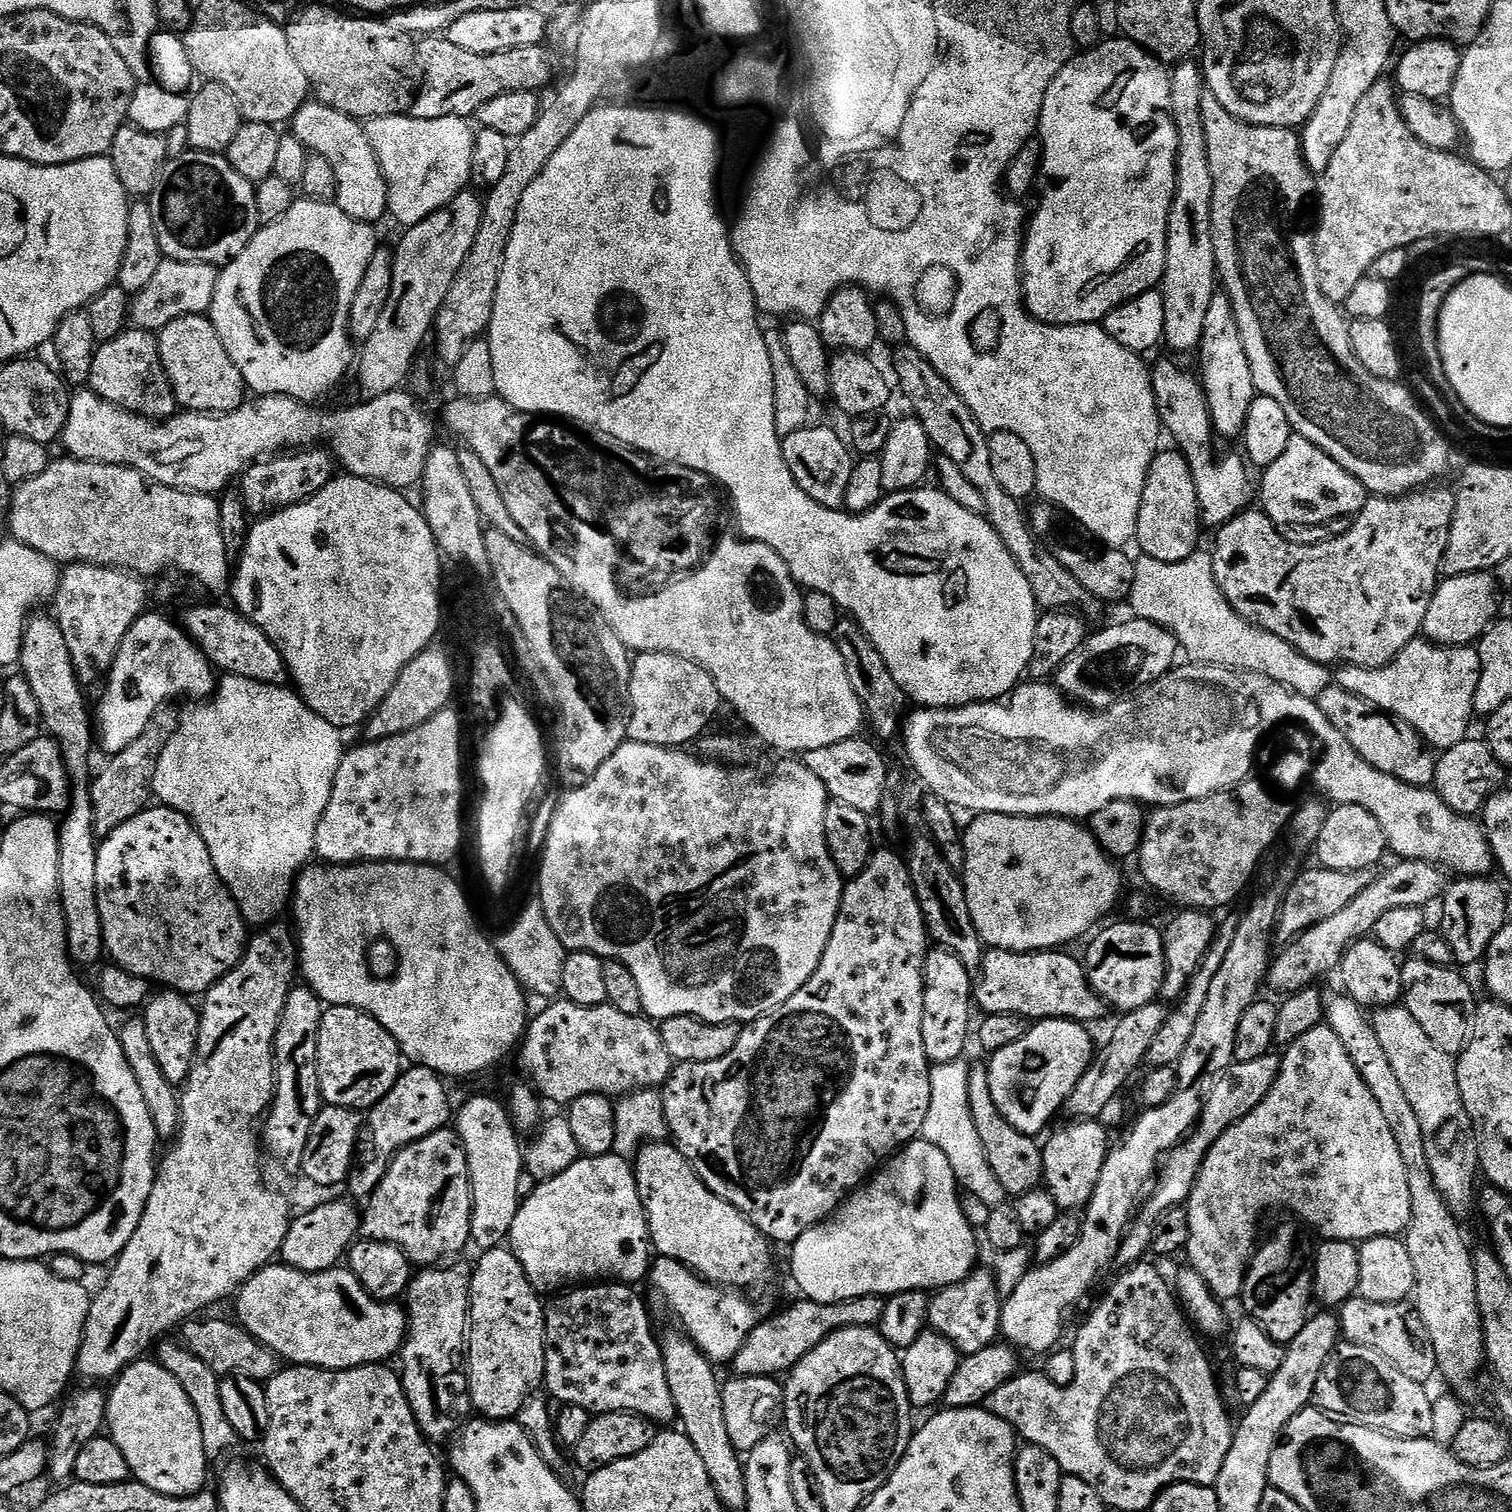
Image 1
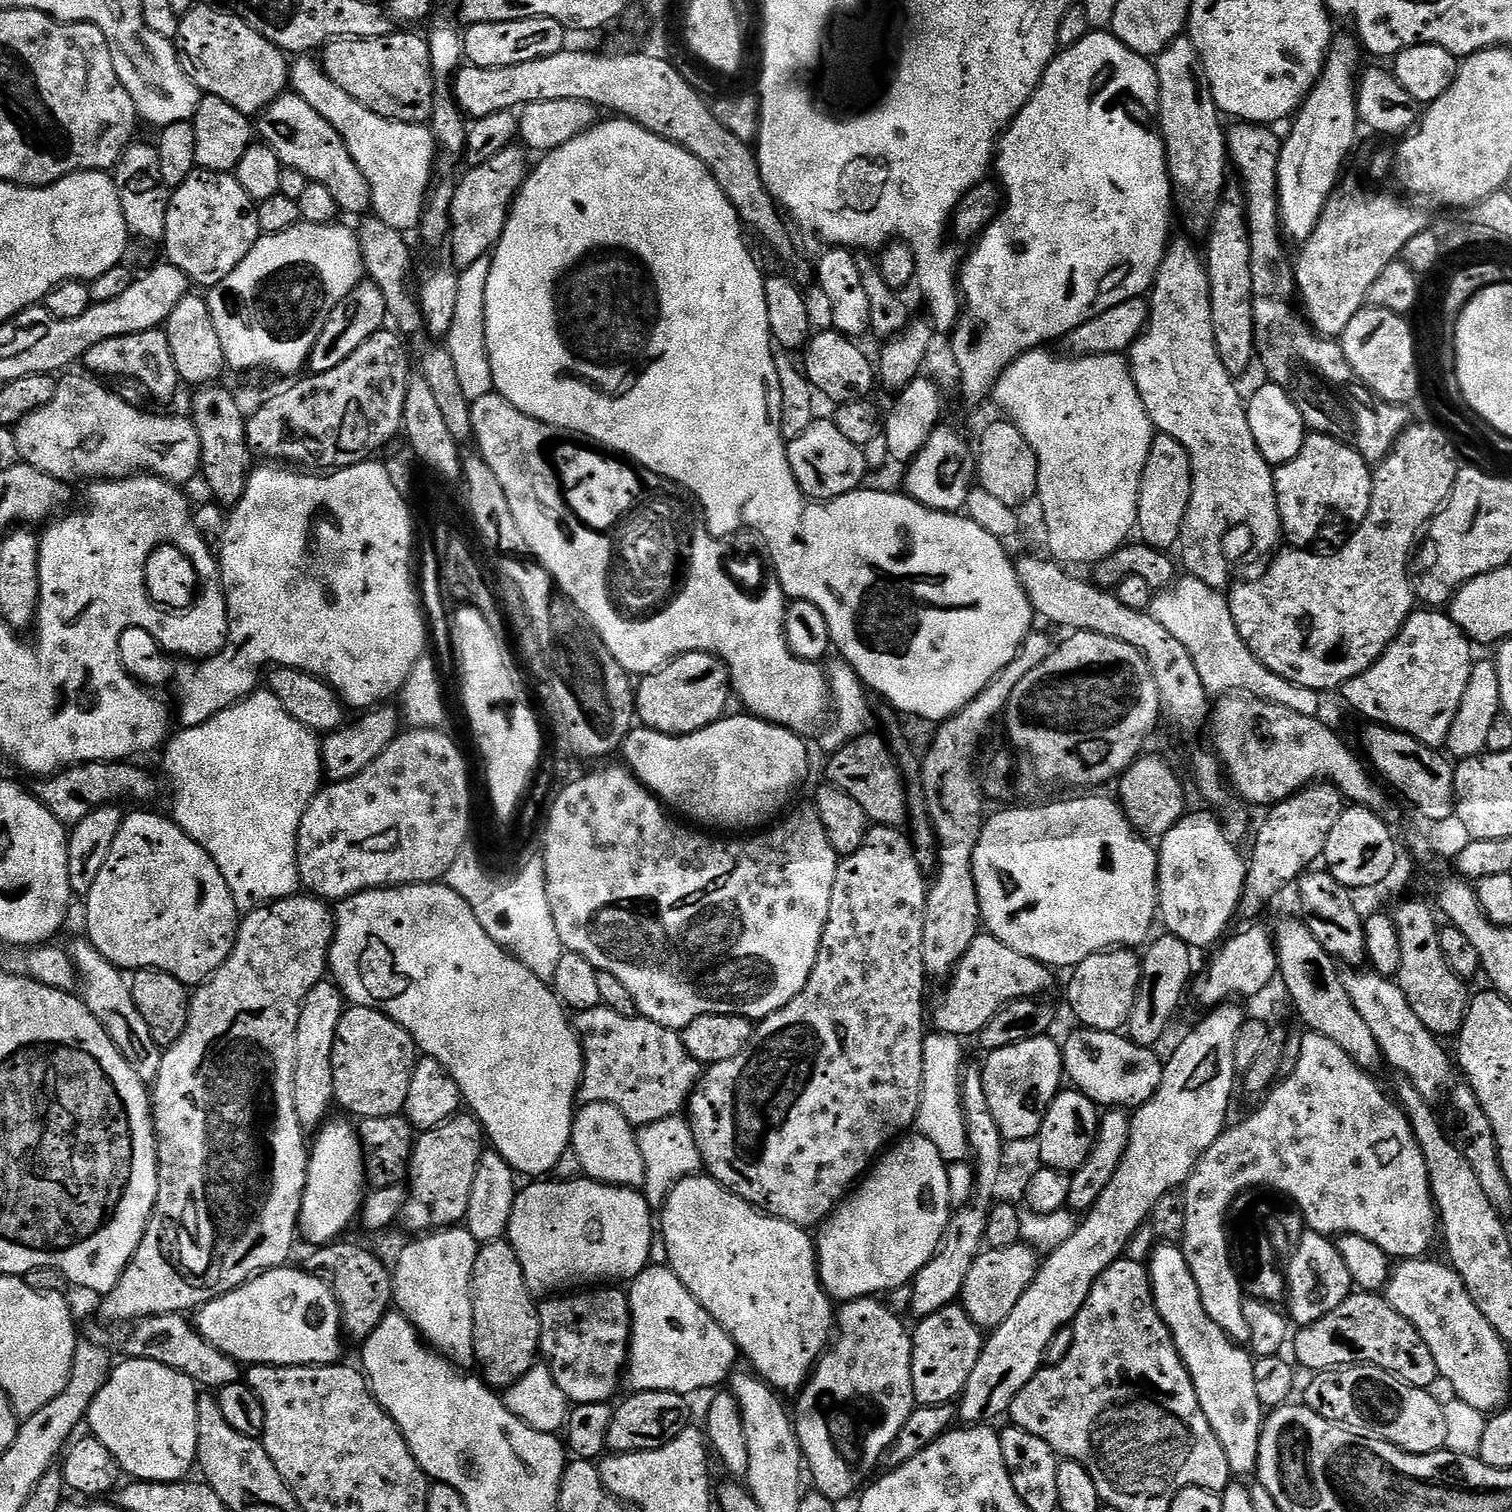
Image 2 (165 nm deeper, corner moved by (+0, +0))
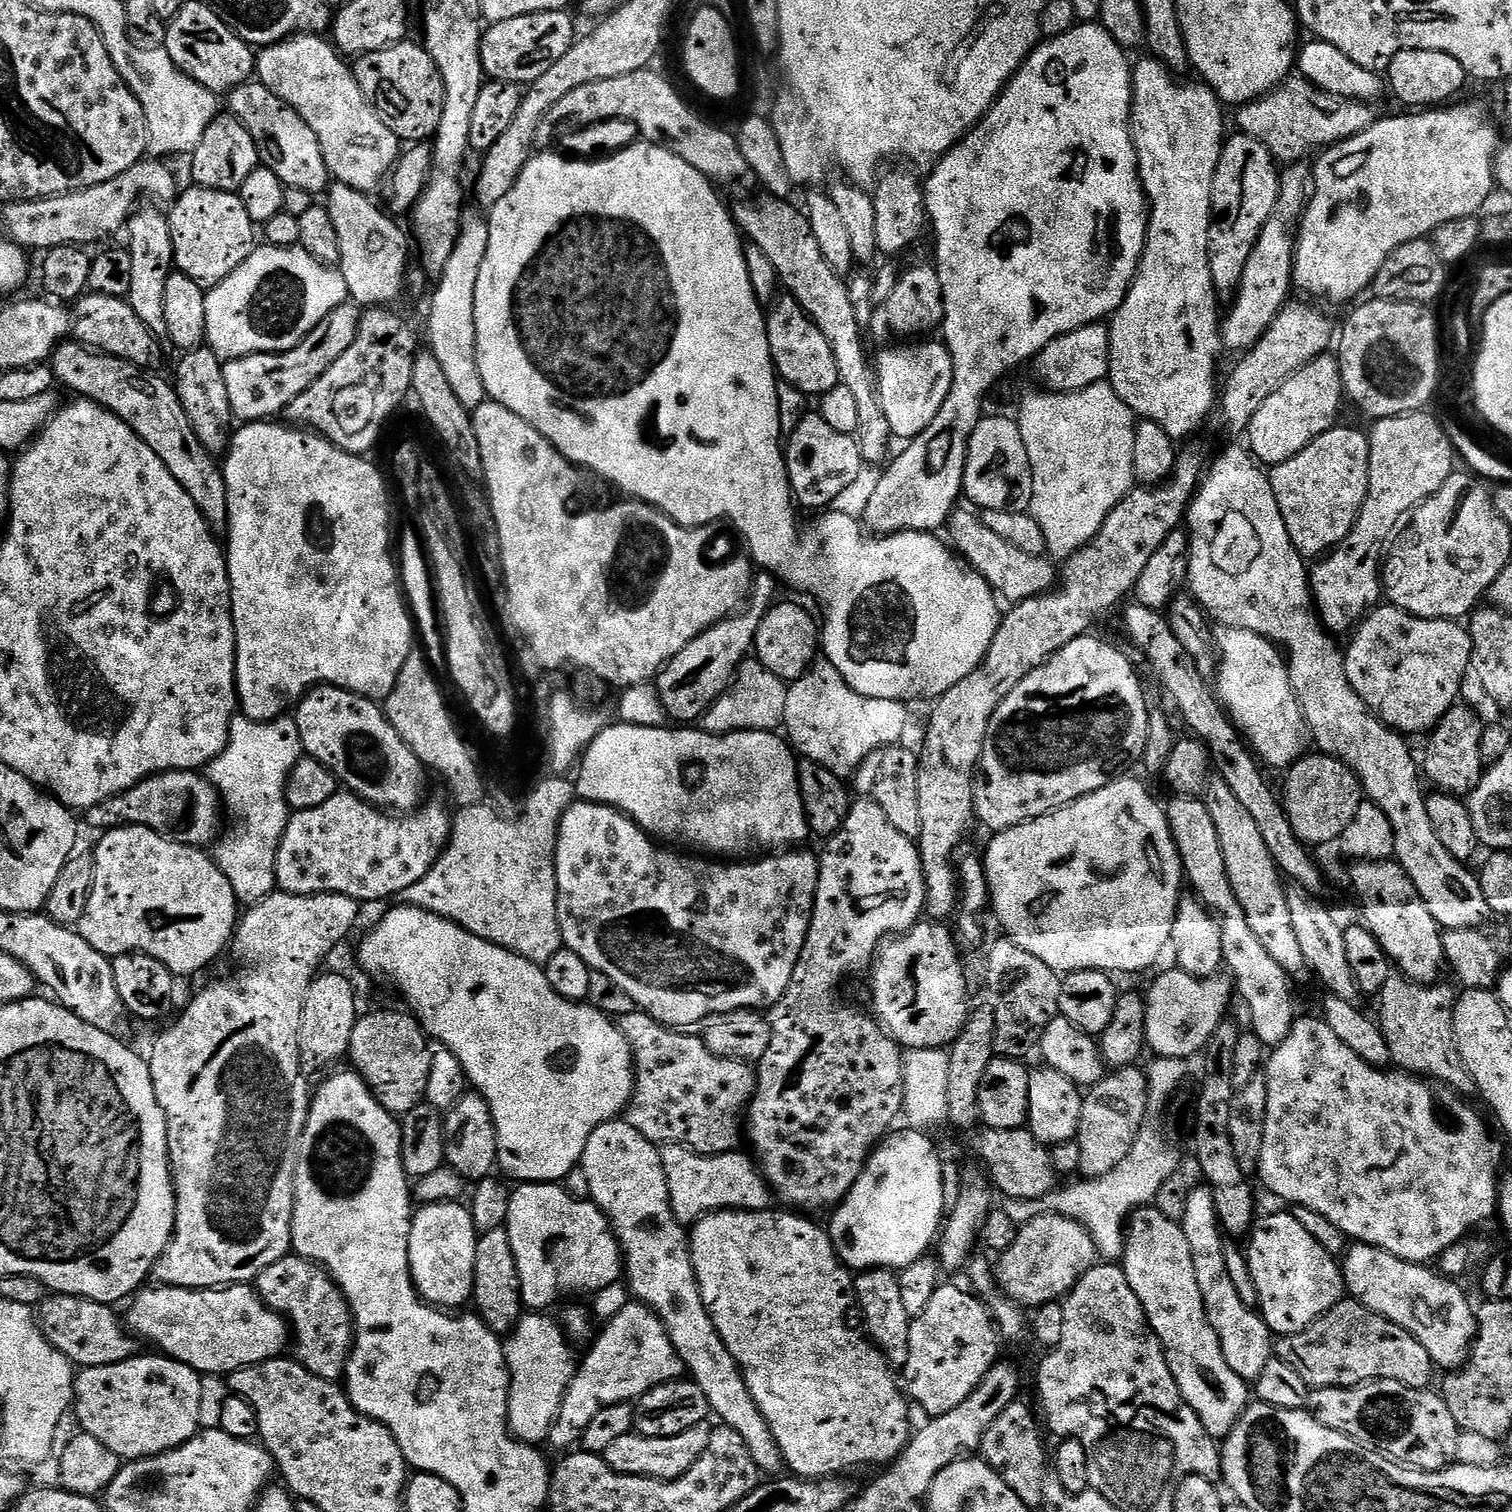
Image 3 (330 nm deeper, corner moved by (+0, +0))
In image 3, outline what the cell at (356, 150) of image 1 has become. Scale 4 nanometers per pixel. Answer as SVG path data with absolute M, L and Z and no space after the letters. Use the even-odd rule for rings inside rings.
M249 82L227 93L226 108L231 116L242 122L242 126L246 126L246 130L250 130L250 138L254 138L254 146L258 146L261 165L274 170L285 188L297 188L313 194L327 193L330 177L318 138L314 138L314 130L310 130L299 114L282 102L282 98L270 94L268 87L262 83Z

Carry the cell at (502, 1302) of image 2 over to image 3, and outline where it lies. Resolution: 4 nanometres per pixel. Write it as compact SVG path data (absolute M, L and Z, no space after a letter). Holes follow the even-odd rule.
M507 1227L495 1228L489 1232L479 1233L476 1241L476 1253L474 1254L474 1286L472 1287L472 1300L474 1305L476 1304L475 1311L478 1313L481 1320L486 1322L486 1326L492 1329L497 1334L511 1333L512 1329L516 1327L516 1321L520 1319L522 1315L522 1301L520 1299L520 1279L518 1278L518 1262L514 1262L514 1246L510 1246L510 1234Z

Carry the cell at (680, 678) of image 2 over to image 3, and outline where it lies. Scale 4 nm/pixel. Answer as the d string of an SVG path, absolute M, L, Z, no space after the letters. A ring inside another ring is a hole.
M757 575L750 599L743 610L737 611L727 620L718 621L714 627L707 628L701 636L692 639L678 655L660 669L654 685L669 721L679 722L684 726L699 721L711 705L728 691L741 664L749 659L753 651L760 620L777 599L776 587L778 581L775 576Z

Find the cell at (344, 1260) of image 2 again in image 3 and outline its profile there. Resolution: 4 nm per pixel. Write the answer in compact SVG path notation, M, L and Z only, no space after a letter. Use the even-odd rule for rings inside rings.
M289 1254L278 1258L274 1266L266 1266L266 1270L257 1274L254 1287L262 1303L288 1321L294 1348L296 1344L294 1358L302 1367L310 1370L310 1374L318 1374L318 1378L339 1381L347 1373L352 1345L356 1343L356 1323L352 1321L348 1299L344 1297L332 1275L313 1260L307 1260L305 1256Z

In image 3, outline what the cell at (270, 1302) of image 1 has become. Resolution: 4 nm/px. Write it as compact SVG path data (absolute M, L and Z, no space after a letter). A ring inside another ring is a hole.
M251 1283L230 1284L222 1288L148 1286L135 1293L128 1306L126 1327L133 1336L141 1341L149 1340L156 1347L153 1349L201 1374L209 1372L212 1376L223 1377L227 1373L237 1372L239 1368L277 1359L283 1353L280 1351L290 1344L288 1321L262 1303Z

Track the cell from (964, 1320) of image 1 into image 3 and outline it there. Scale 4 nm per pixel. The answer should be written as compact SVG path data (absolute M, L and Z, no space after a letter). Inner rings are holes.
M1046 1213L1019 1225L1014 1246L999 1253L994 1273L1005 1296L1025 1309L1035 1310L1067 1297L1097 1260L1097 1250L1087 1229L1068 1217Z

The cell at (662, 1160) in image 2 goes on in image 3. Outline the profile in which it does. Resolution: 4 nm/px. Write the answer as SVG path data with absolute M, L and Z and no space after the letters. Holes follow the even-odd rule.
M665 1144L660 1148L662 1170L666 1170L666 1186L670 1190L670 1206L679 1224L691 1226L709 1212L767 1212L773 1207L774 1193L755 1159L742 1153L733 1150L717 1156L704 1156L682 1144Z

